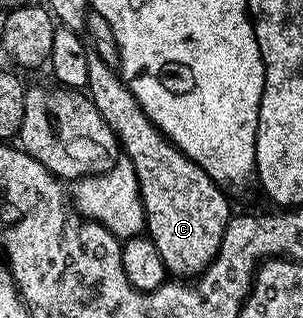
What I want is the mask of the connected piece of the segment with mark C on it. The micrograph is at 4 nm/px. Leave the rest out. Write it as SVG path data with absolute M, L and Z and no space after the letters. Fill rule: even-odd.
M89 52L90 75L87 96L106 119L115 133L119 148L136 172L140 184L140 202L144 205L146 236L158 247L162 263L176 279L195 279L203 273L220 248L222 235L234 210L228 206L229 194L217 185L198 163L194 163L177 145L165 137L164 132L142 111L138 99L124 84L123 77L113 66L102 63L96 52Z

